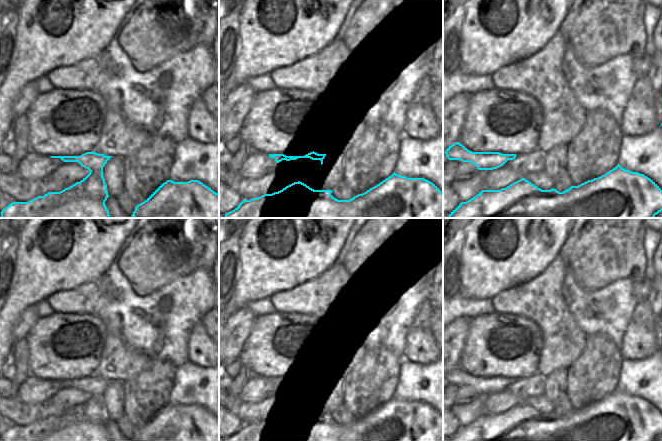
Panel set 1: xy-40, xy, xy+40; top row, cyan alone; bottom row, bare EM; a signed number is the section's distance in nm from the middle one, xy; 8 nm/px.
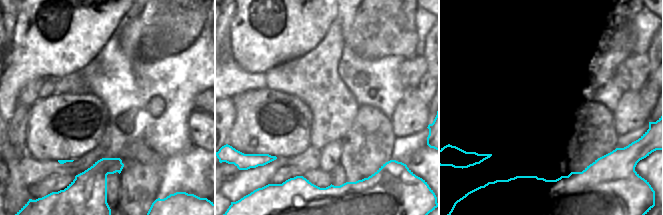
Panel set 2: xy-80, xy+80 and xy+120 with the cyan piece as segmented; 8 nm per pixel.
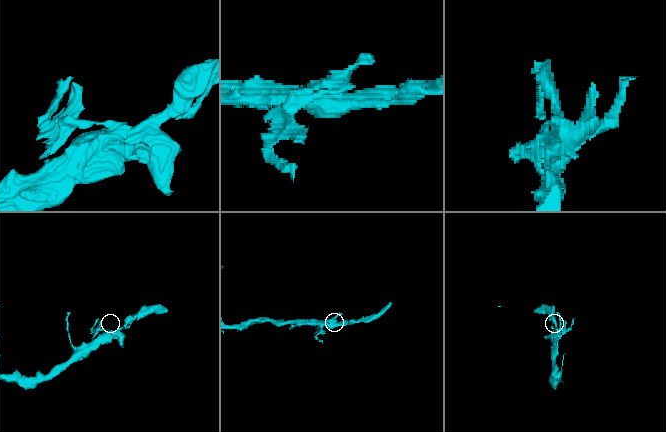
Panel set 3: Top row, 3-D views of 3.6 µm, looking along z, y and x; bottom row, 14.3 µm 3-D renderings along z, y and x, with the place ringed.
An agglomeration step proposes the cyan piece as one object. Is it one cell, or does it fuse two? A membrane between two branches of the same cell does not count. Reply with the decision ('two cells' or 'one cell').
one cell

